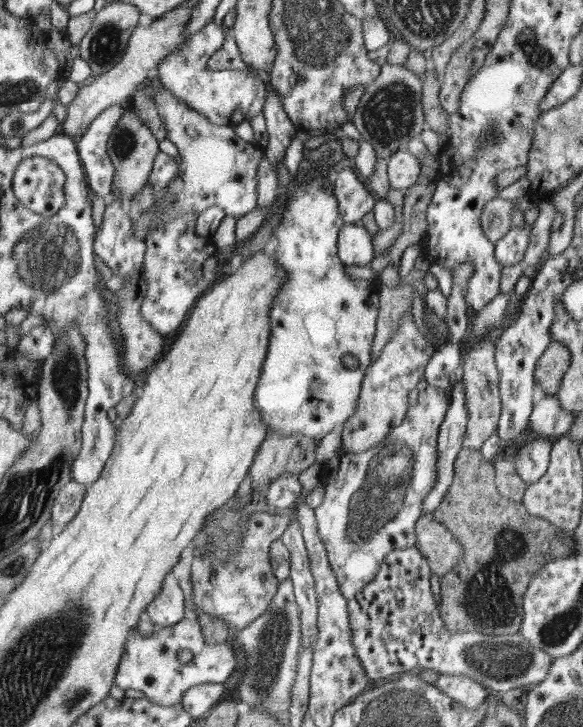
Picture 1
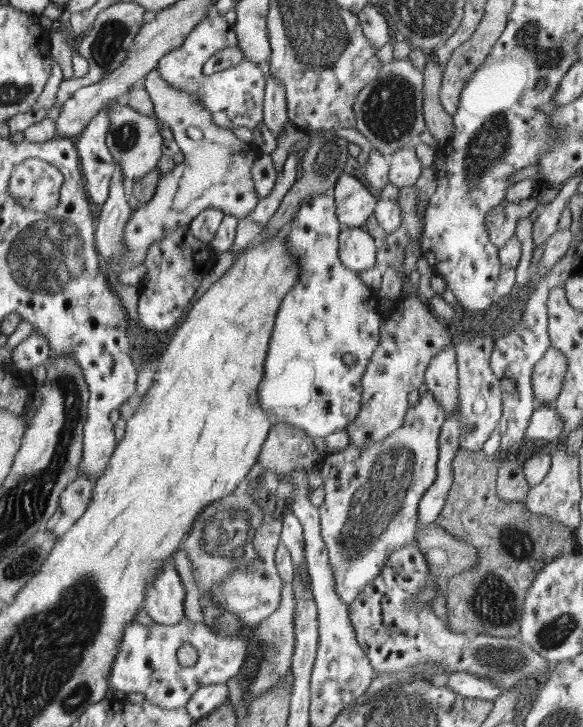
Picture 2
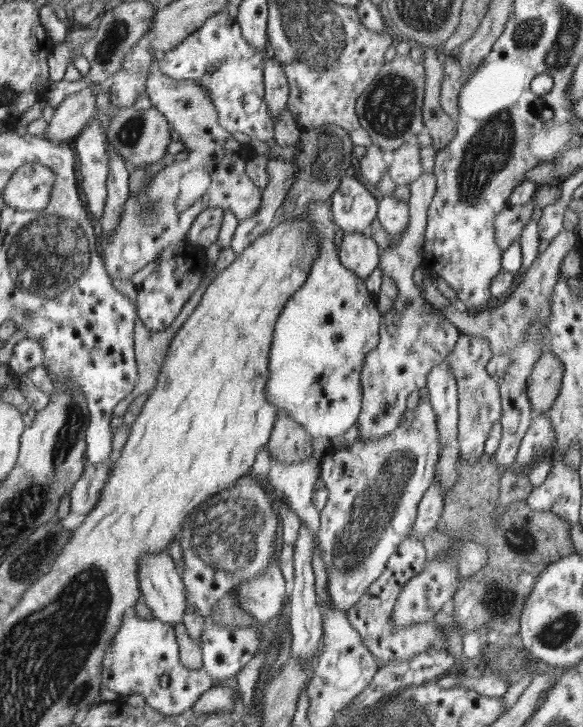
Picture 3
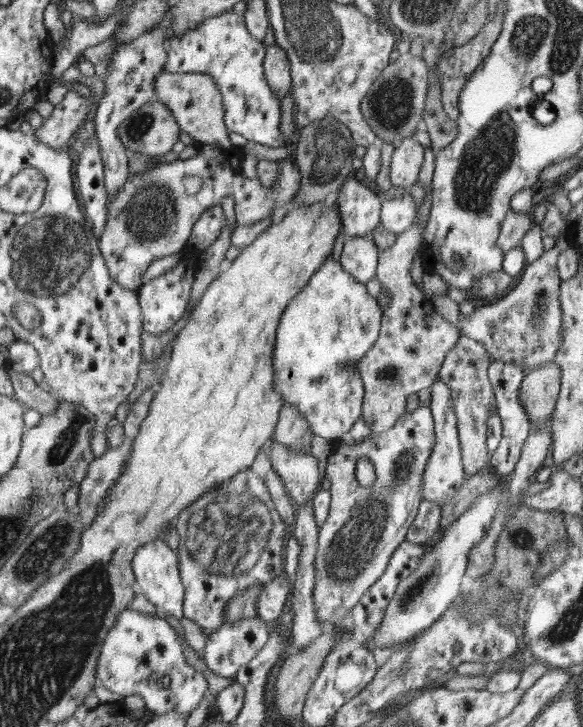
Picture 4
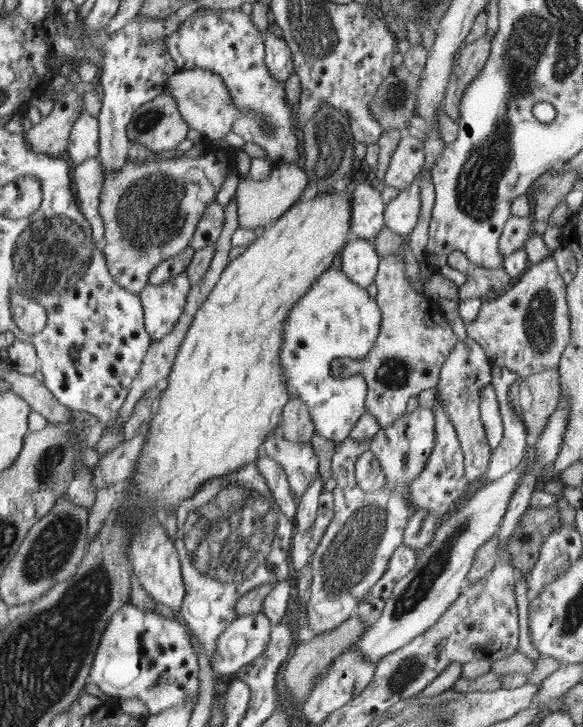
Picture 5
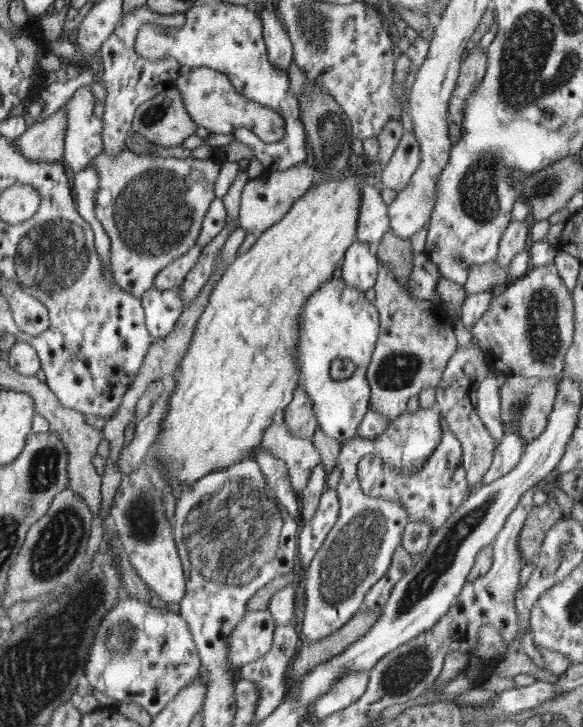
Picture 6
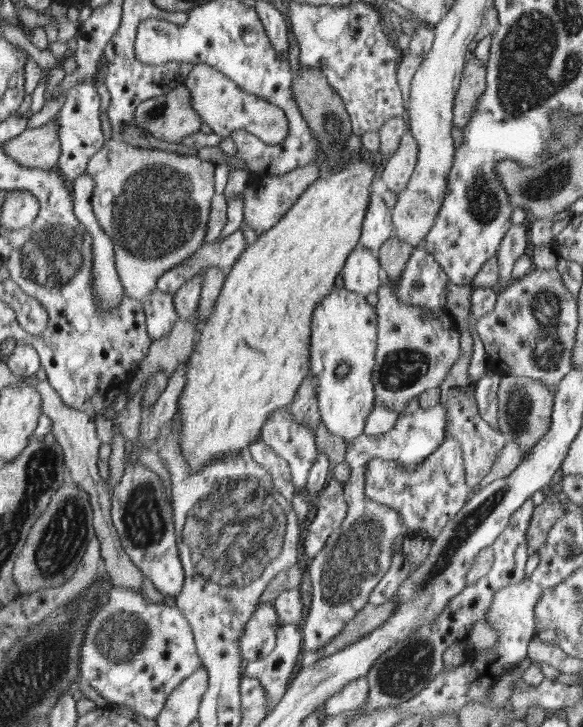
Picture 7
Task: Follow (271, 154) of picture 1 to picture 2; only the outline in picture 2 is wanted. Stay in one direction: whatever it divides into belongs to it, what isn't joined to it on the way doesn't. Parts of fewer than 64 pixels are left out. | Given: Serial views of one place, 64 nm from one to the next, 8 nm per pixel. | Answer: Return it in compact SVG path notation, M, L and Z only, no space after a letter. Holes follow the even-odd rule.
M271 72L270 77L266 80L263 122L277 138L288 119L286 89L283 82Z

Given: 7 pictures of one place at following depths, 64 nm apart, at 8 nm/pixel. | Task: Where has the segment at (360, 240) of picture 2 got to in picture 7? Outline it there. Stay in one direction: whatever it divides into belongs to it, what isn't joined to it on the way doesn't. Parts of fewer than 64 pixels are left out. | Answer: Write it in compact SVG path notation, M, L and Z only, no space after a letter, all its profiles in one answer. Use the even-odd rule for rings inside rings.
M355 248L344 264L342 280L350 292L358 292L365 297L380 288L380 264L368 248Z

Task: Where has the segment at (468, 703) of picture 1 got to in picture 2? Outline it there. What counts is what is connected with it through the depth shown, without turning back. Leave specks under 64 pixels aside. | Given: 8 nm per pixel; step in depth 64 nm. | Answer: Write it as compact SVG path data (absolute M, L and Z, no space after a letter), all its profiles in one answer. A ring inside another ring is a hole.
M466 672L448 674L447 689L459 693L466 700L488 700L494 702L502 691L492 680L478 678Z

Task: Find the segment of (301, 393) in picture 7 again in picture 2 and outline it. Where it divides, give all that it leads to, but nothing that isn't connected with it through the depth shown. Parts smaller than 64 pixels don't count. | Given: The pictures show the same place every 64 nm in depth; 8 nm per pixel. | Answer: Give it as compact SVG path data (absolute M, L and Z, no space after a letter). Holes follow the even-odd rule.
M276 423L257 463L278 476L286 475L302 467L312 467L321 460L312 446L312 437L302 429L288 423Z

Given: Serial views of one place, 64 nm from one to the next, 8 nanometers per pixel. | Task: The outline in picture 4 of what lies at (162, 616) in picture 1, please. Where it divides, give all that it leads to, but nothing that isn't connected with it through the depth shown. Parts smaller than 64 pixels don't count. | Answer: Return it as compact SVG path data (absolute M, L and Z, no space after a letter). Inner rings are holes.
M154 539L151 543L143 544L135 552L134 560L132 560L136 587L147 596L147 599L155 604L158 608L157 615L165 616L168 612L170 616L175 616L177 620L183 618L183 600L184 587L180 582L178 572L178 556L176 552L164 542L164 539Z

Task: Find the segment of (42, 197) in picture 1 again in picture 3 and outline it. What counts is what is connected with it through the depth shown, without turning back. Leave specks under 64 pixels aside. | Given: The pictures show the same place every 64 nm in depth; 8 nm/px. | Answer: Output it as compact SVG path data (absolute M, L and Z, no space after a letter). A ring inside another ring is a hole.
M37 162L24 163L2 192L4 203L16 211L42 211L50 204L54 173Z

